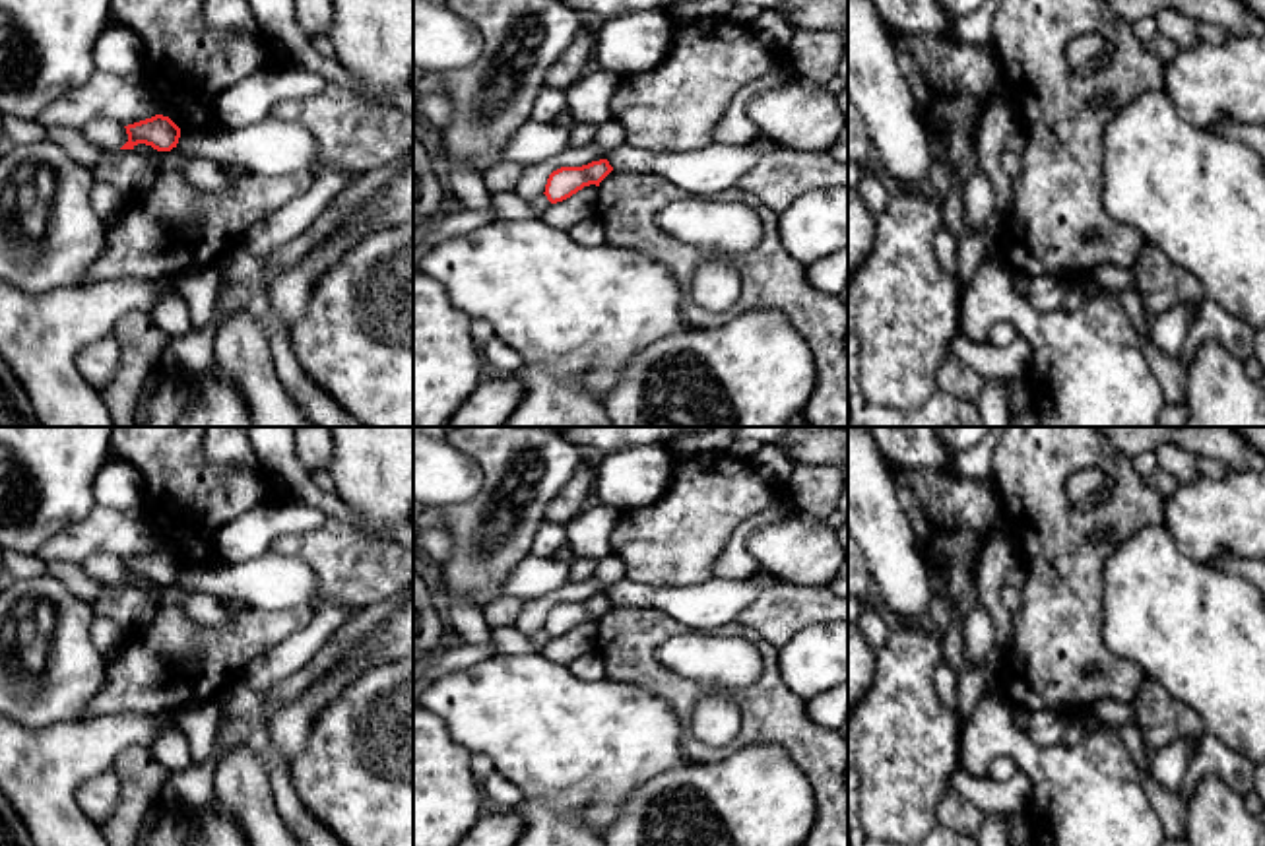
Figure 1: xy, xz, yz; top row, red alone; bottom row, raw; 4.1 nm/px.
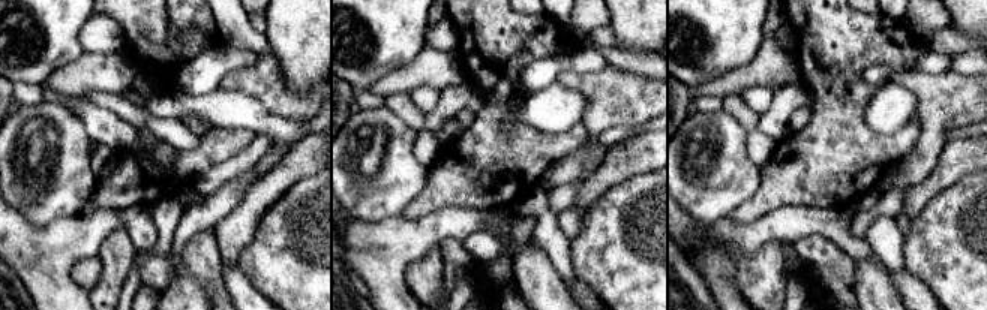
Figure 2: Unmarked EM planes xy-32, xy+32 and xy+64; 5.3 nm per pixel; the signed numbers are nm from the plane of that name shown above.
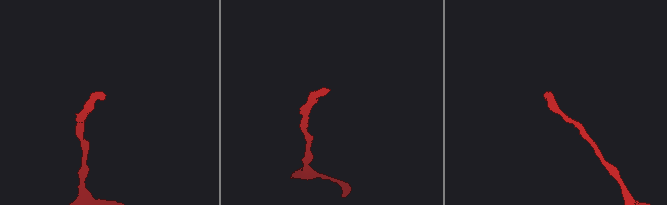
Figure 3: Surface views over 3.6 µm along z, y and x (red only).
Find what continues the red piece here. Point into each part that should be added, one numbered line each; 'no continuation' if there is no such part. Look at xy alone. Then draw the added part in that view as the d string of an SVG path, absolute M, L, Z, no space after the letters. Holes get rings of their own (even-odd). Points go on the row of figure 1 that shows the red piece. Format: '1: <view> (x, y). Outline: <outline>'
no continuation

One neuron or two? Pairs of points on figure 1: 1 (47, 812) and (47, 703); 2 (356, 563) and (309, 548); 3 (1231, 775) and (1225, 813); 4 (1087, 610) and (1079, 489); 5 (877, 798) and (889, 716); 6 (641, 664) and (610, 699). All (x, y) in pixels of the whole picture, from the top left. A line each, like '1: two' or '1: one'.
1: two
2: one
3: two
4: two
5: one
6: two

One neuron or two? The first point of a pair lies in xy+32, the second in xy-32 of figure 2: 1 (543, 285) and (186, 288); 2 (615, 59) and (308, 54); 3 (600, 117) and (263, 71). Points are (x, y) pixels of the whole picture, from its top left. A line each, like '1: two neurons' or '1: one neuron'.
1: two neurons
2: two neurons
3: one neuron

